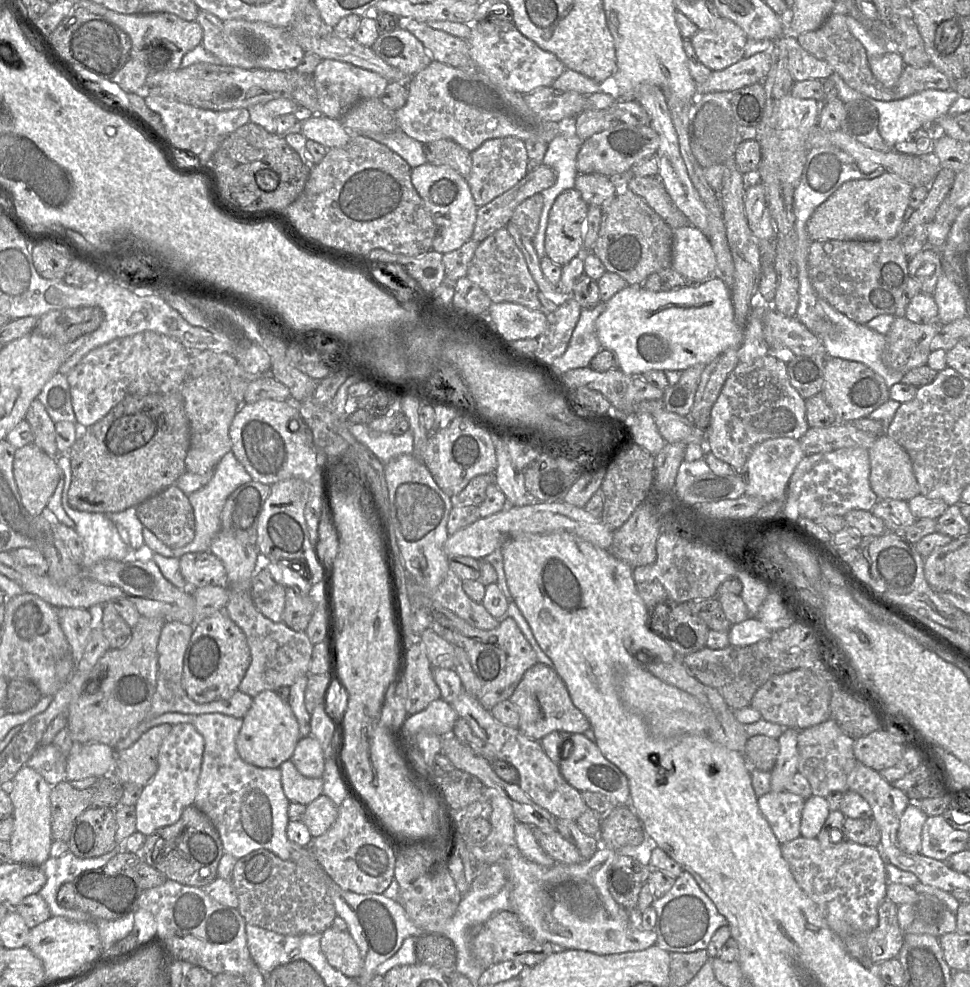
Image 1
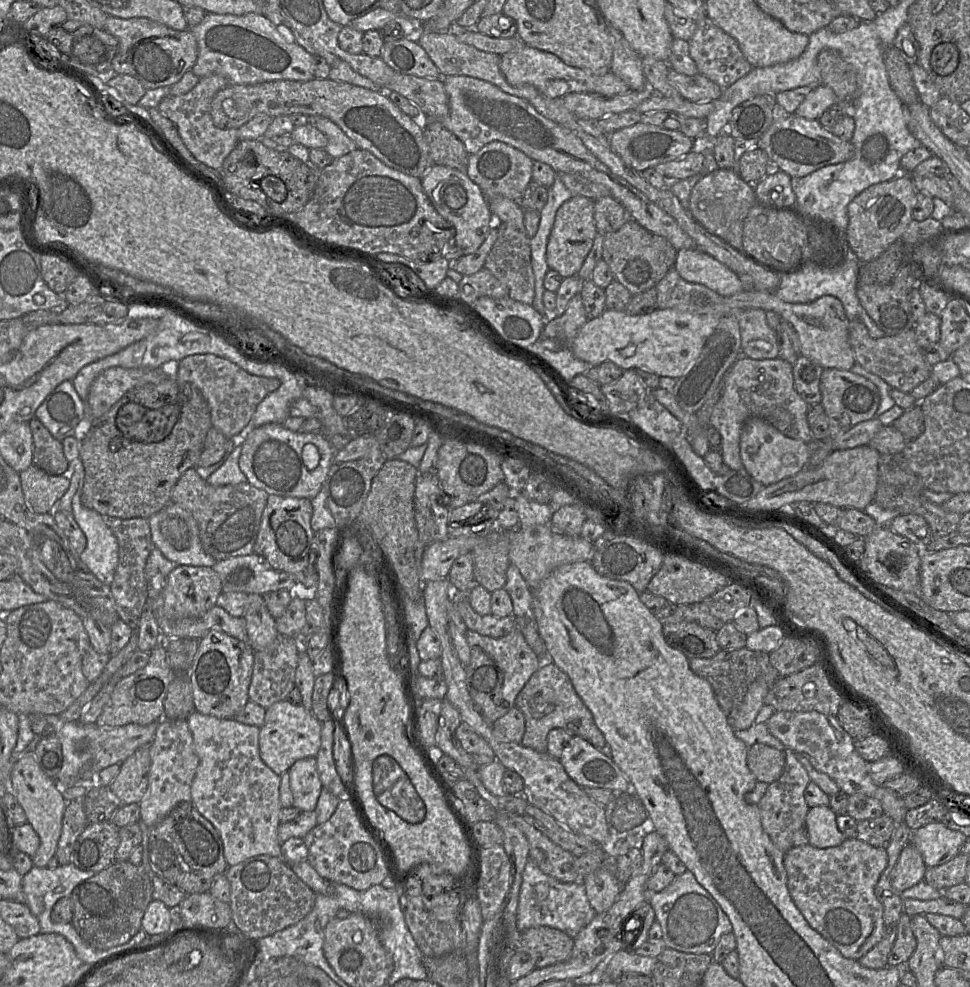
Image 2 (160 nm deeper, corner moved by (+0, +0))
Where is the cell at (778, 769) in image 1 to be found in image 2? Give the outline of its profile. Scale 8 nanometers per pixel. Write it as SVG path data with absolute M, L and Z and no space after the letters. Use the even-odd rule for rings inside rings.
M784 749L785 765L782 775L768 784L765 794L758 803L761 824L774 845L783 853L794 847L792 838L796 831L805 827L805 819L809 810L804 792L811 782L806 770L798 762L795 752Z

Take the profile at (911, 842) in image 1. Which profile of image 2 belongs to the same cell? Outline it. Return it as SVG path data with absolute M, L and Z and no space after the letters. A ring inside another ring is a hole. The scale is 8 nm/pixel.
M908 843L900 853L891 872L891 887L897 894L914 886L924 879L926 865L916 847Z

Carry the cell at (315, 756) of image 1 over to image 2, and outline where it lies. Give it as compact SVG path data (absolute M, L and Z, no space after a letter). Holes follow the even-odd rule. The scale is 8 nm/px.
M316 757L297 760L289 769L289 776L293 807L301 812L314 811L323 788Z

